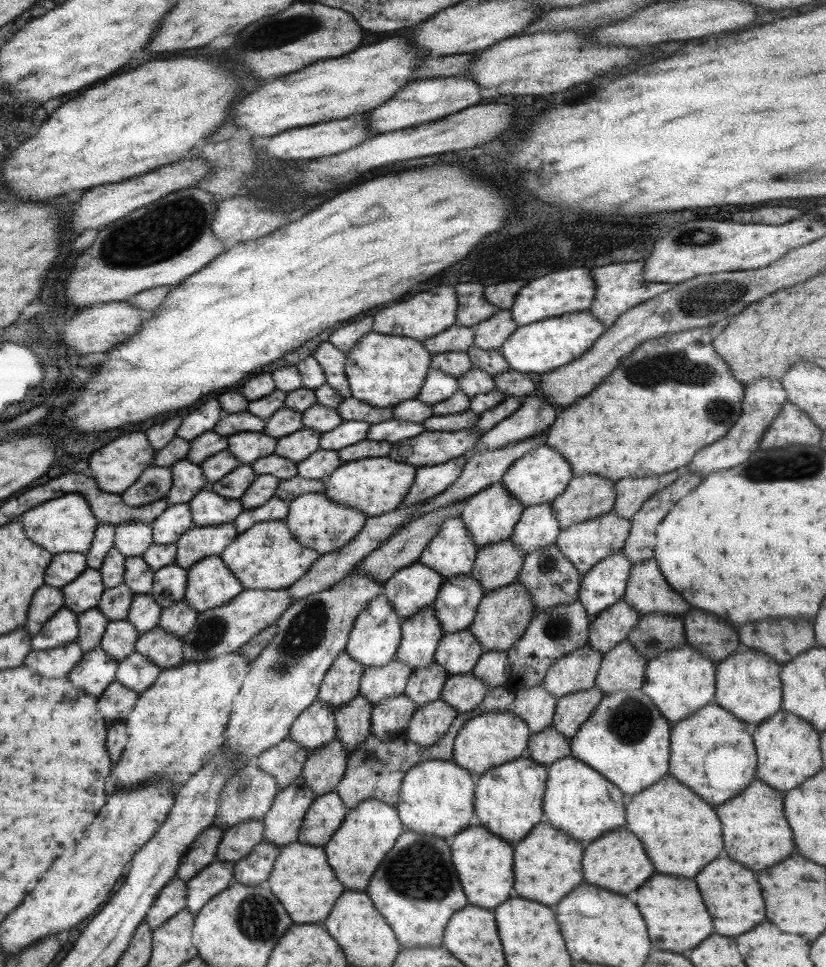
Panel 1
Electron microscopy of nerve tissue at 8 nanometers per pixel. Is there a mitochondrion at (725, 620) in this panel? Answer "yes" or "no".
no

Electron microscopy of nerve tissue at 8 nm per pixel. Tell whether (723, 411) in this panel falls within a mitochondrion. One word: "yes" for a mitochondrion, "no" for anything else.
yes

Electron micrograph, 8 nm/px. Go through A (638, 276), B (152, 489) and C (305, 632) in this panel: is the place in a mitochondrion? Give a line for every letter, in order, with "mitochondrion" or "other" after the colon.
A: other
B: mitochondrion
C: mitochondrion

